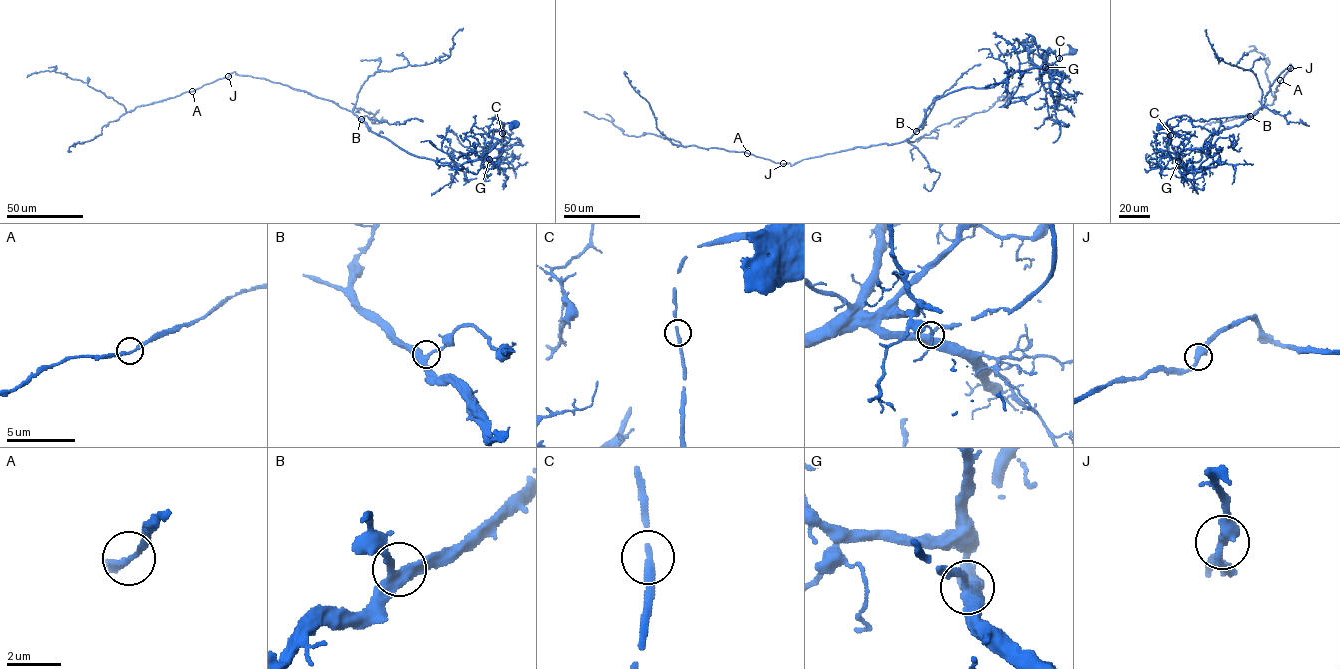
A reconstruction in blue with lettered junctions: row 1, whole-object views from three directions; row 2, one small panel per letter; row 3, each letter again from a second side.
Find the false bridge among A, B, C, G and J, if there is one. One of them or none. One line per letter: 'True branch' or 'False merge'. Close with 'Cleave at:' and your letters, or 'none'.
A: True branch
B: True branch
C: True branch
G: True branch
J: True branch
Cleave at: none

